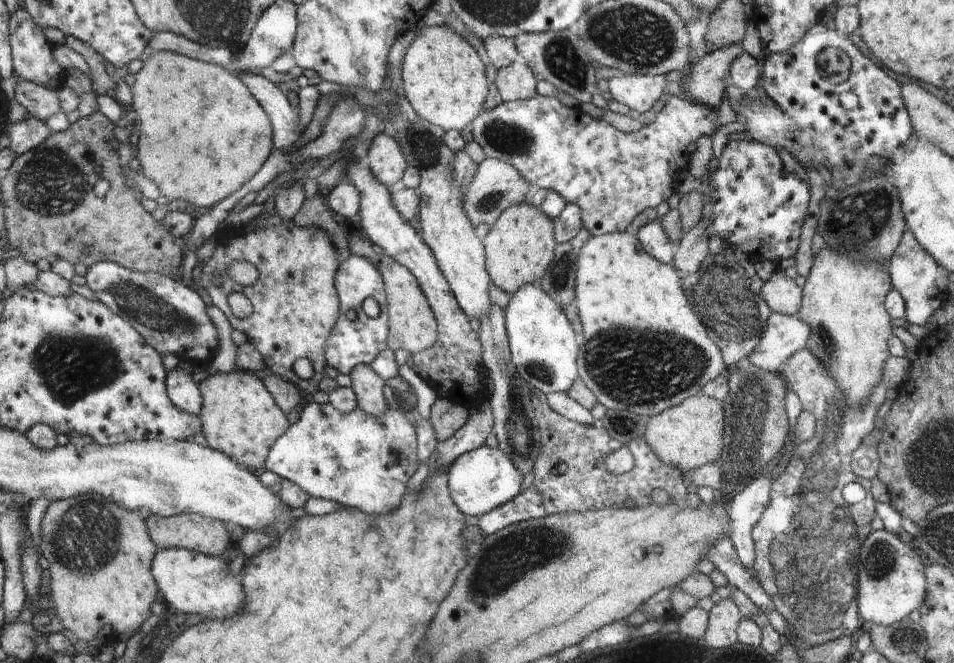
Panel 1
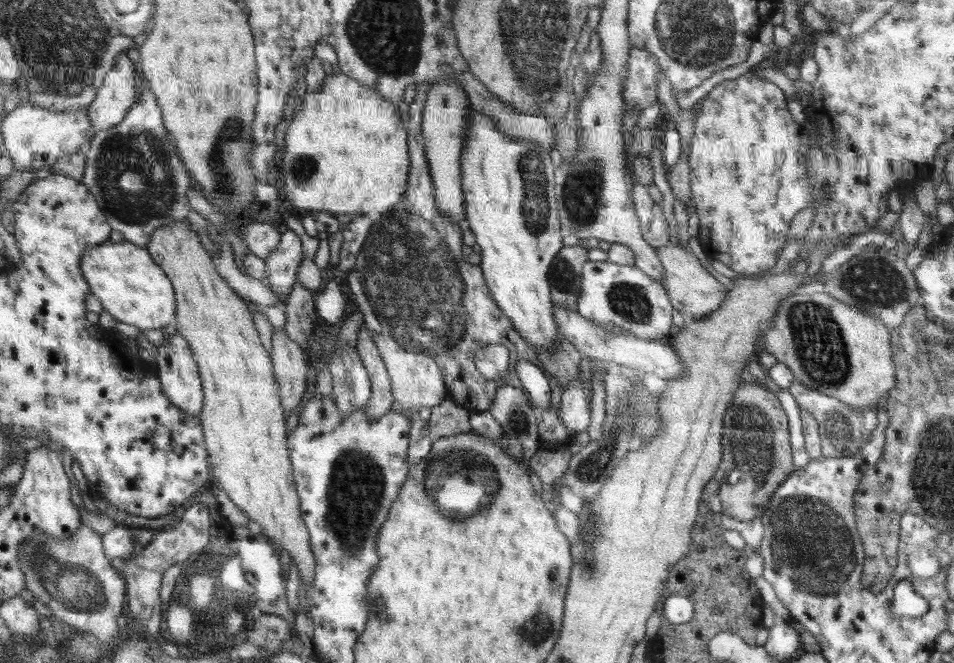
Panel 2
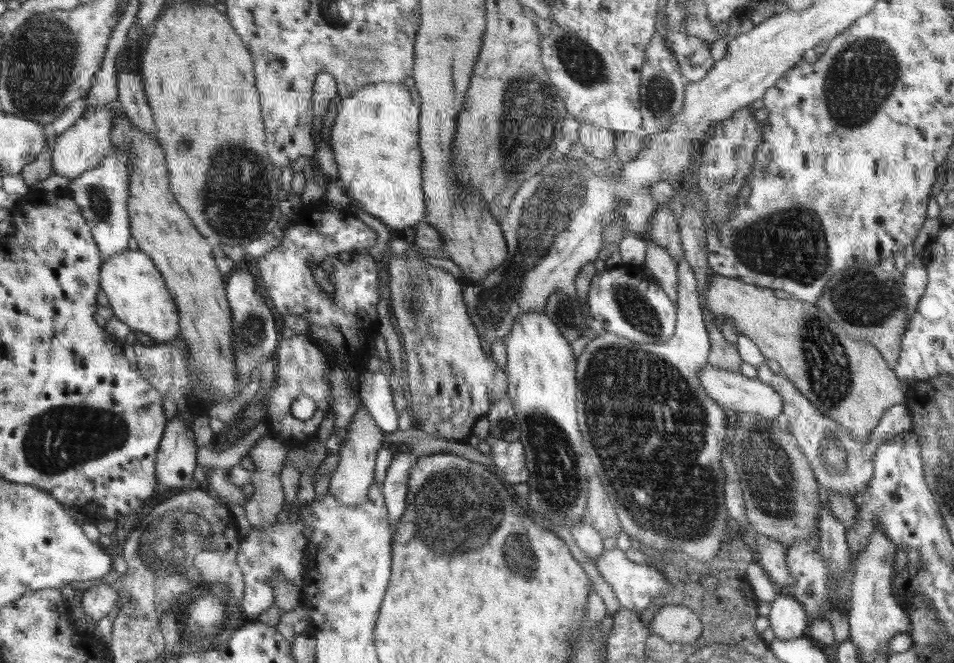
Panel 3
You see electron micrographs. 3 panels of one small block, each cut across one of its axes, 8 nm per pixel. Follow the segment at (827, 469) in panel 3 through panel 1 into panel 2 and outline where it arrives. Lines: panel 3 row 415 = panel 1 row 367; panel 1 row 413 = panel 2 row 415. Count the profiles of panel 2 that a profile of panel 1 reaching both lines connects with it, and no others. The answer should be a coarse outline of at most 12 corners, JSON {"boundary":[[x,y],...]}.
{"boundary":[[792,381],[798,406],[819,425],[827,458],[857,454],[880,424],[877,410]]}

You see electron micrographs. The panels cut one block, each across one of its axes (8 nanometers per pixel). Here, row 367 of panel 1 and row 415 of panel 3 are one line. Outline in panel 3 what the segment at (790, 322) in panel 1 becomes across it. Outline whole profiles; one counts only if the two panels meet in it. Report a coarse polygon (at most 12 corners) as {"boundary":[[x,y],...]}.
{"boundary":[[709,362],[697,376],[733,415],[782,418],[772,386]]}

